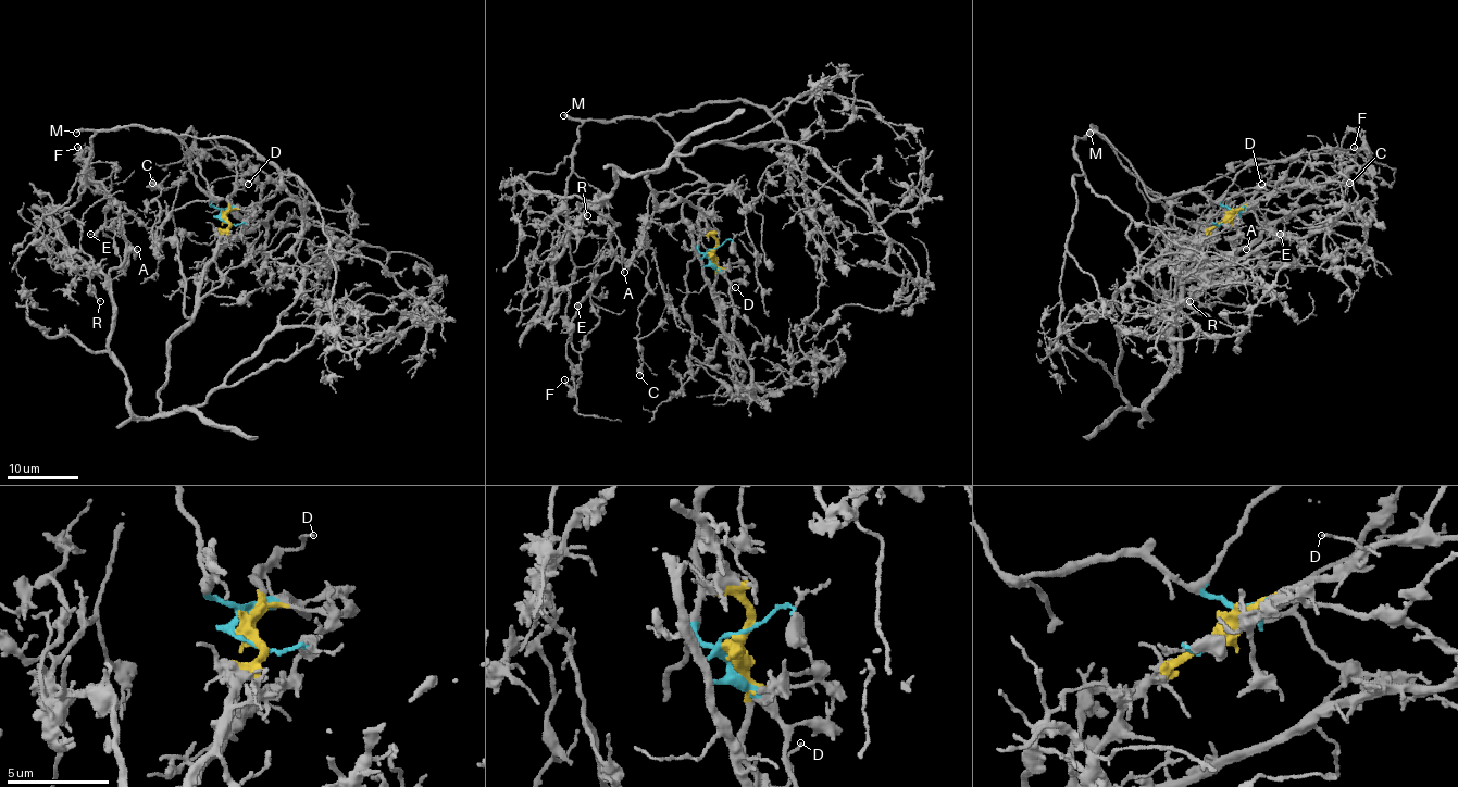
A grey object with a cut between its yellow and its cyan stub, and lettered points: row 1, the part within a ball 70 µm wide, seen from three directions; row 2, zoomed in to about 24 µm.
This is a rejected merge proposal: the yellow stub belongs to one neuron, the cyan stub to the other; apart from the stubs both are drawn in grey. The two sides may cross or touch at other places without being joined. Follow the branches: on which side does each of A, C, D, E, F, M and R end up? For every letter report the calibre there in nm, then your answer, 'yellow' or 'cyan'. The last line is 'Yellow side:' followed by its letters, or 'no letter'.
A: 140 nm thick; yellow
C: 260 nm thick; cyan
D: 120 nm thick; yellow
E: 140 nm thick; yellow
F: 150 nm thick; yellow
M: 280 nm thick; cyan
R: 160 nm thick; yellow
Yellow side: A, D, E, F, R

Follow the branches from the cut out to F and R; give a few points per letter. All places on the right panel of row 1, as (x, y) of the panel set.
F: (1225, 220), (1176, 273), (1179, 367), (1148, 417), (1207, 225), (1267, 184), (1362, 173), (1354, 146)
R: (1225, 220), (1176, 273), (1179, 367), (1154, 392), (1148, 417), (1143, 403), (1173, 352), (1176, 270), (1189, 302)

